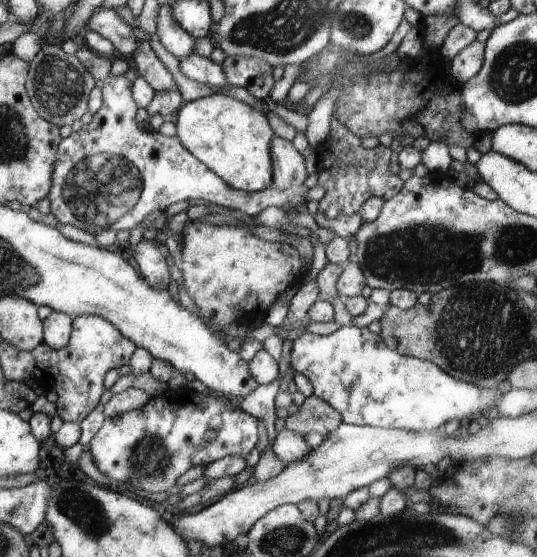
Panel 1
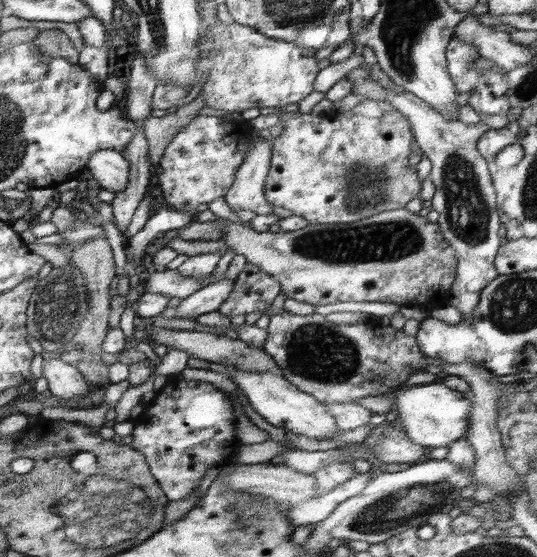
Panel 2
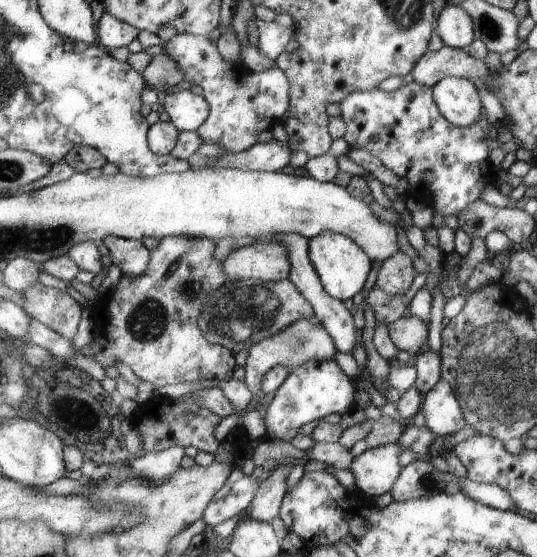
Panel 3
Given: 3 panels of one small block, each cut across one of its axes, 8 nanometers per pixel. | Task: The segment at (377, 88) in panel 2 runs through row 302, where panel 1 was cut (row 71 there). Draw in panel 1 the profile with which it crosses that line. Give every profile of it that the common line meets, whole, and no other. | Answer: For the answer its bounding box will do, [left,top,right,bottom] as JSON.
[448,39,485,84]

